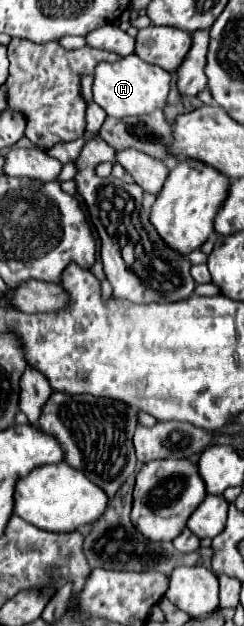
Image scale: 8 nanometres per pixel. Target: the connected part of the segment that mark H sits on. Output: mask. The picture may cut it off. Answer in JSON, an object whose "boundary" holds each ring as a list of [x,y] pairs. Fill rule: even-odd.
{"boundary":[[[136,54],[120,58],[118,62],[100,62],[94,72],[94,102],[104,108],[108,116],[124,118],[124,116],[142,116],[150,114],[156,108],[164,110],[168,92],[170,92],[170,74],[160,66],[148,64]]]}

